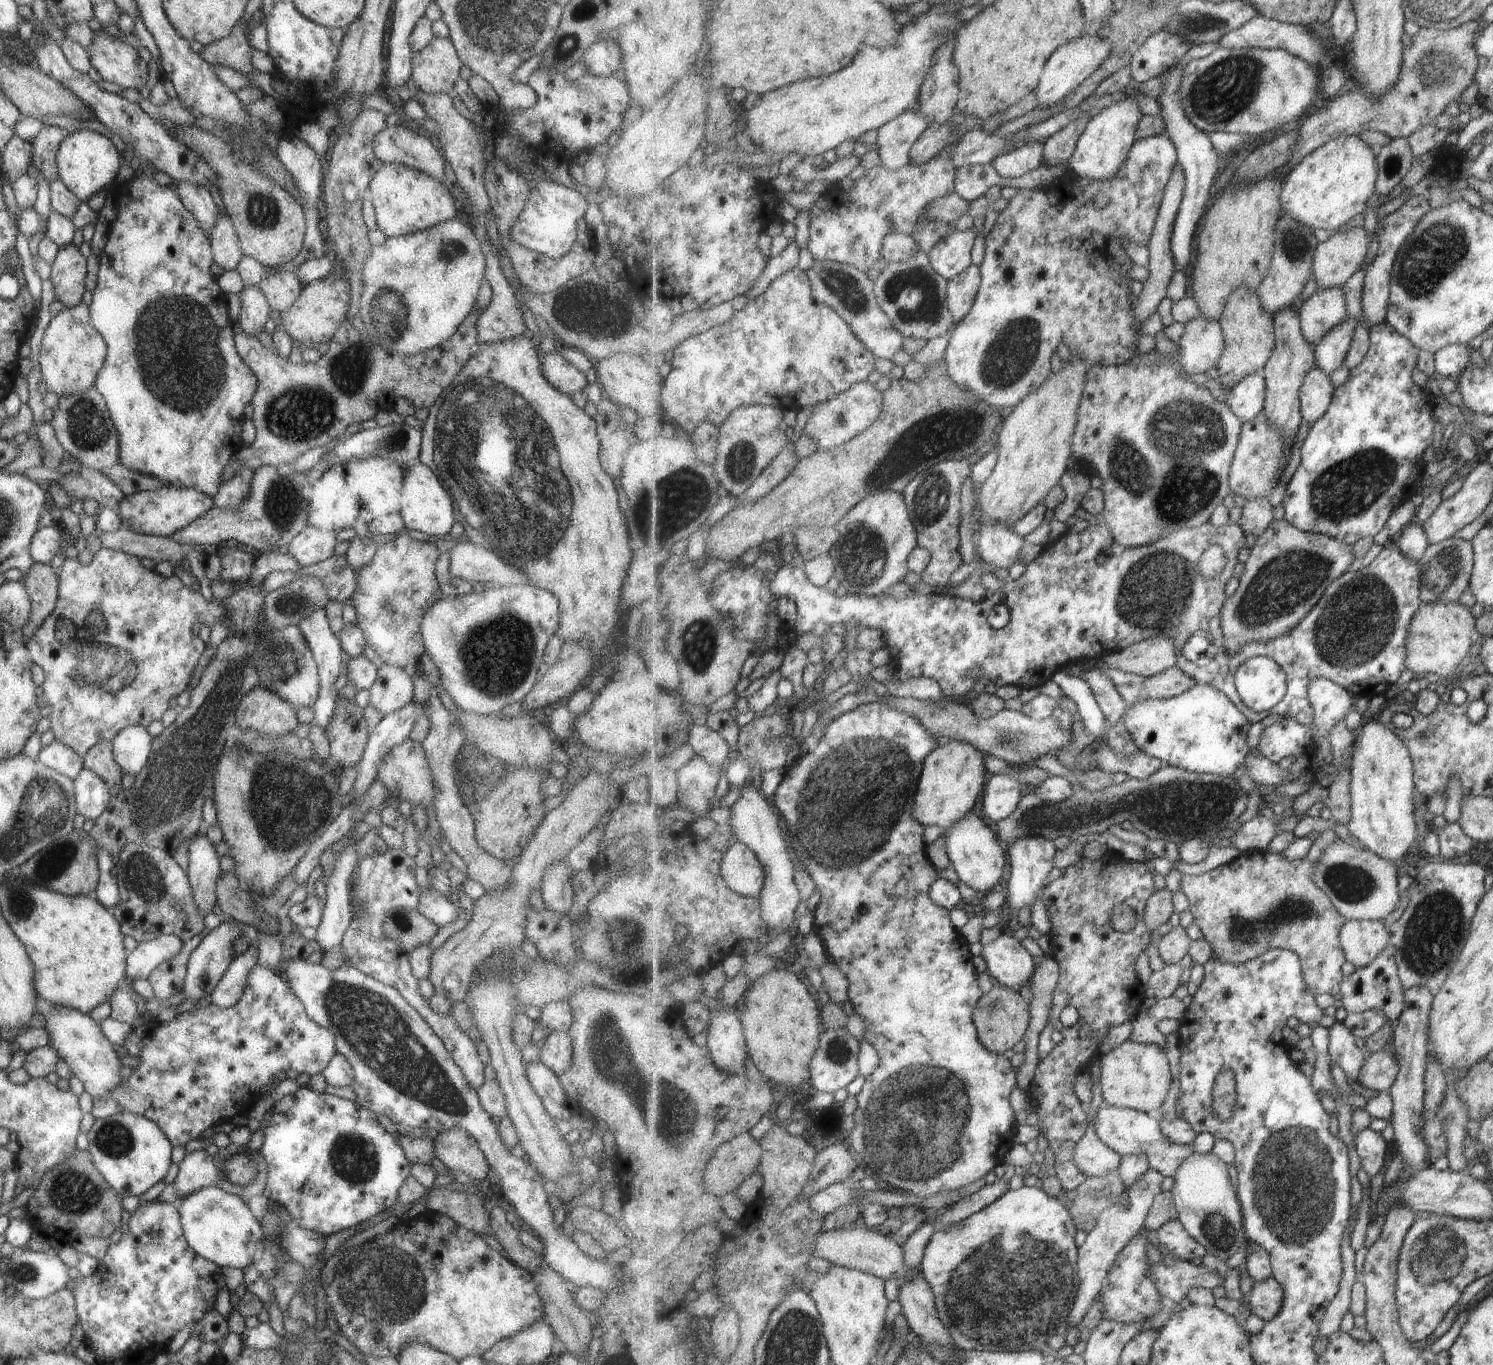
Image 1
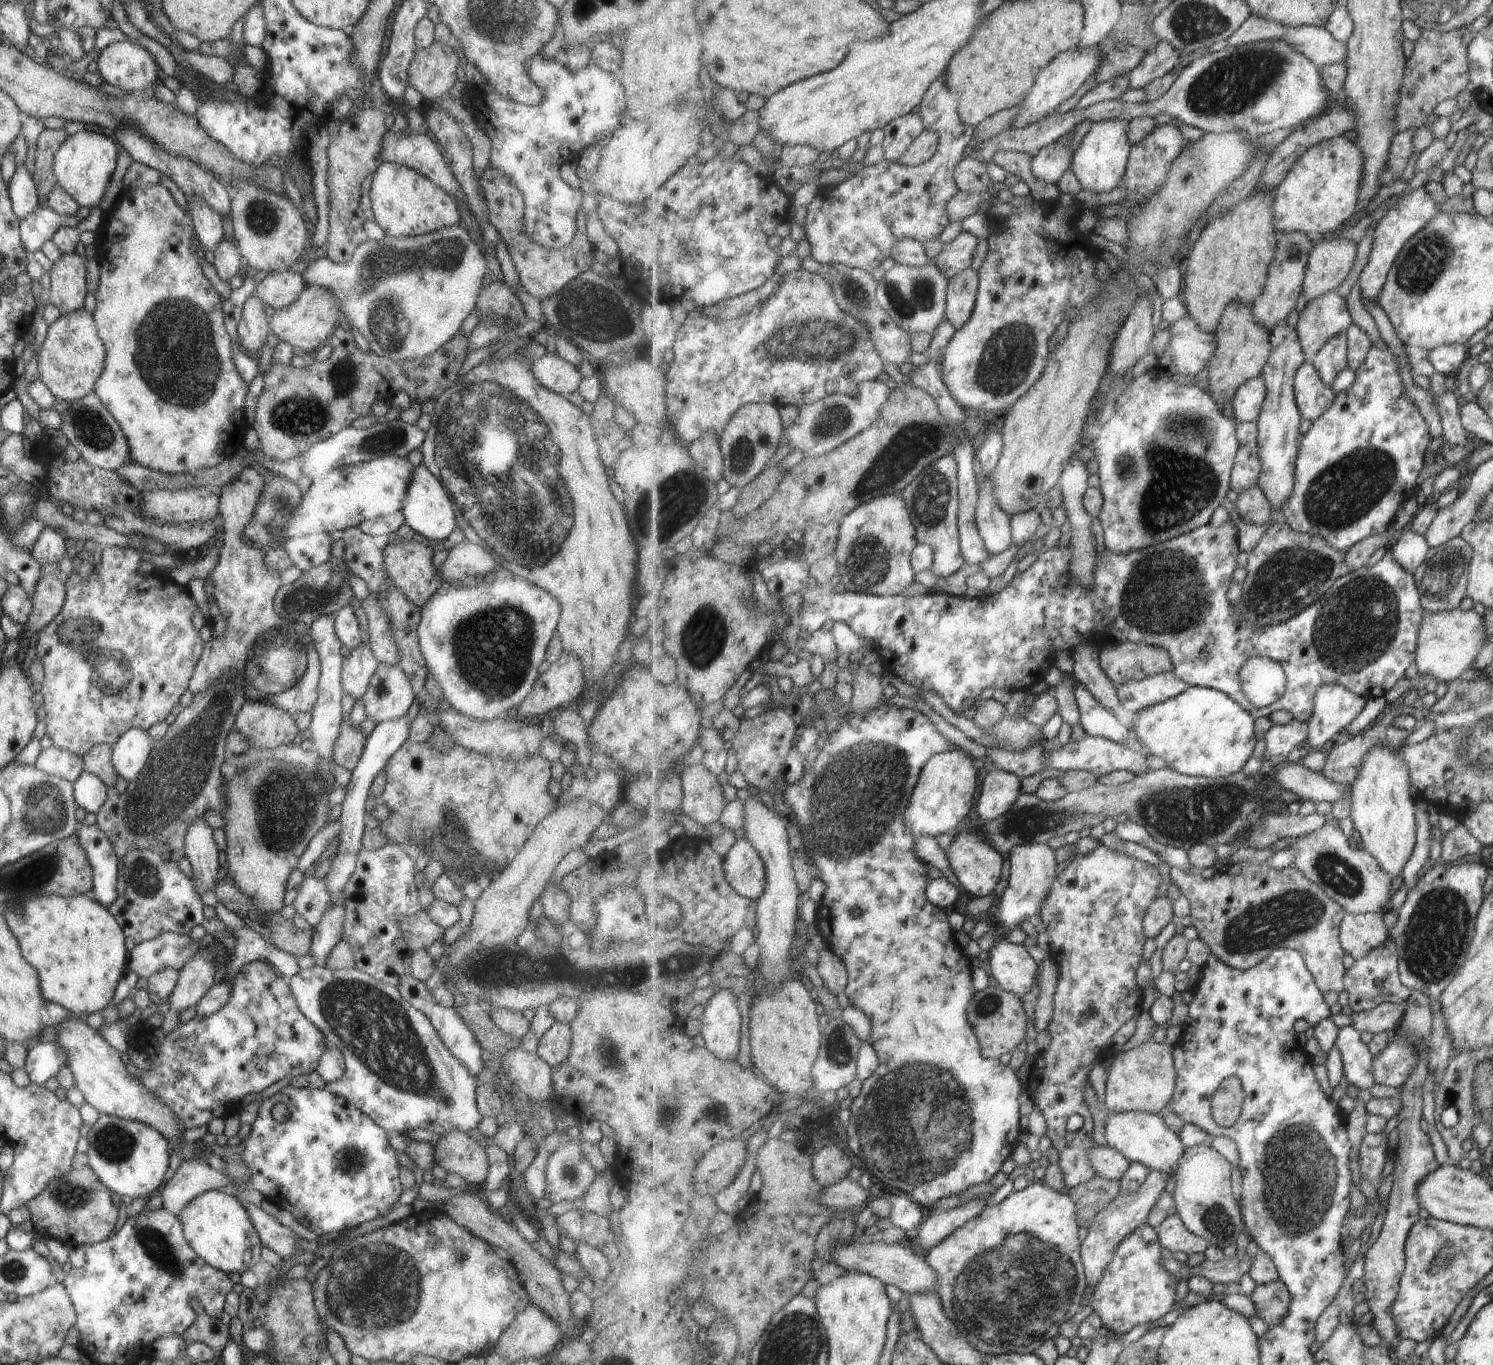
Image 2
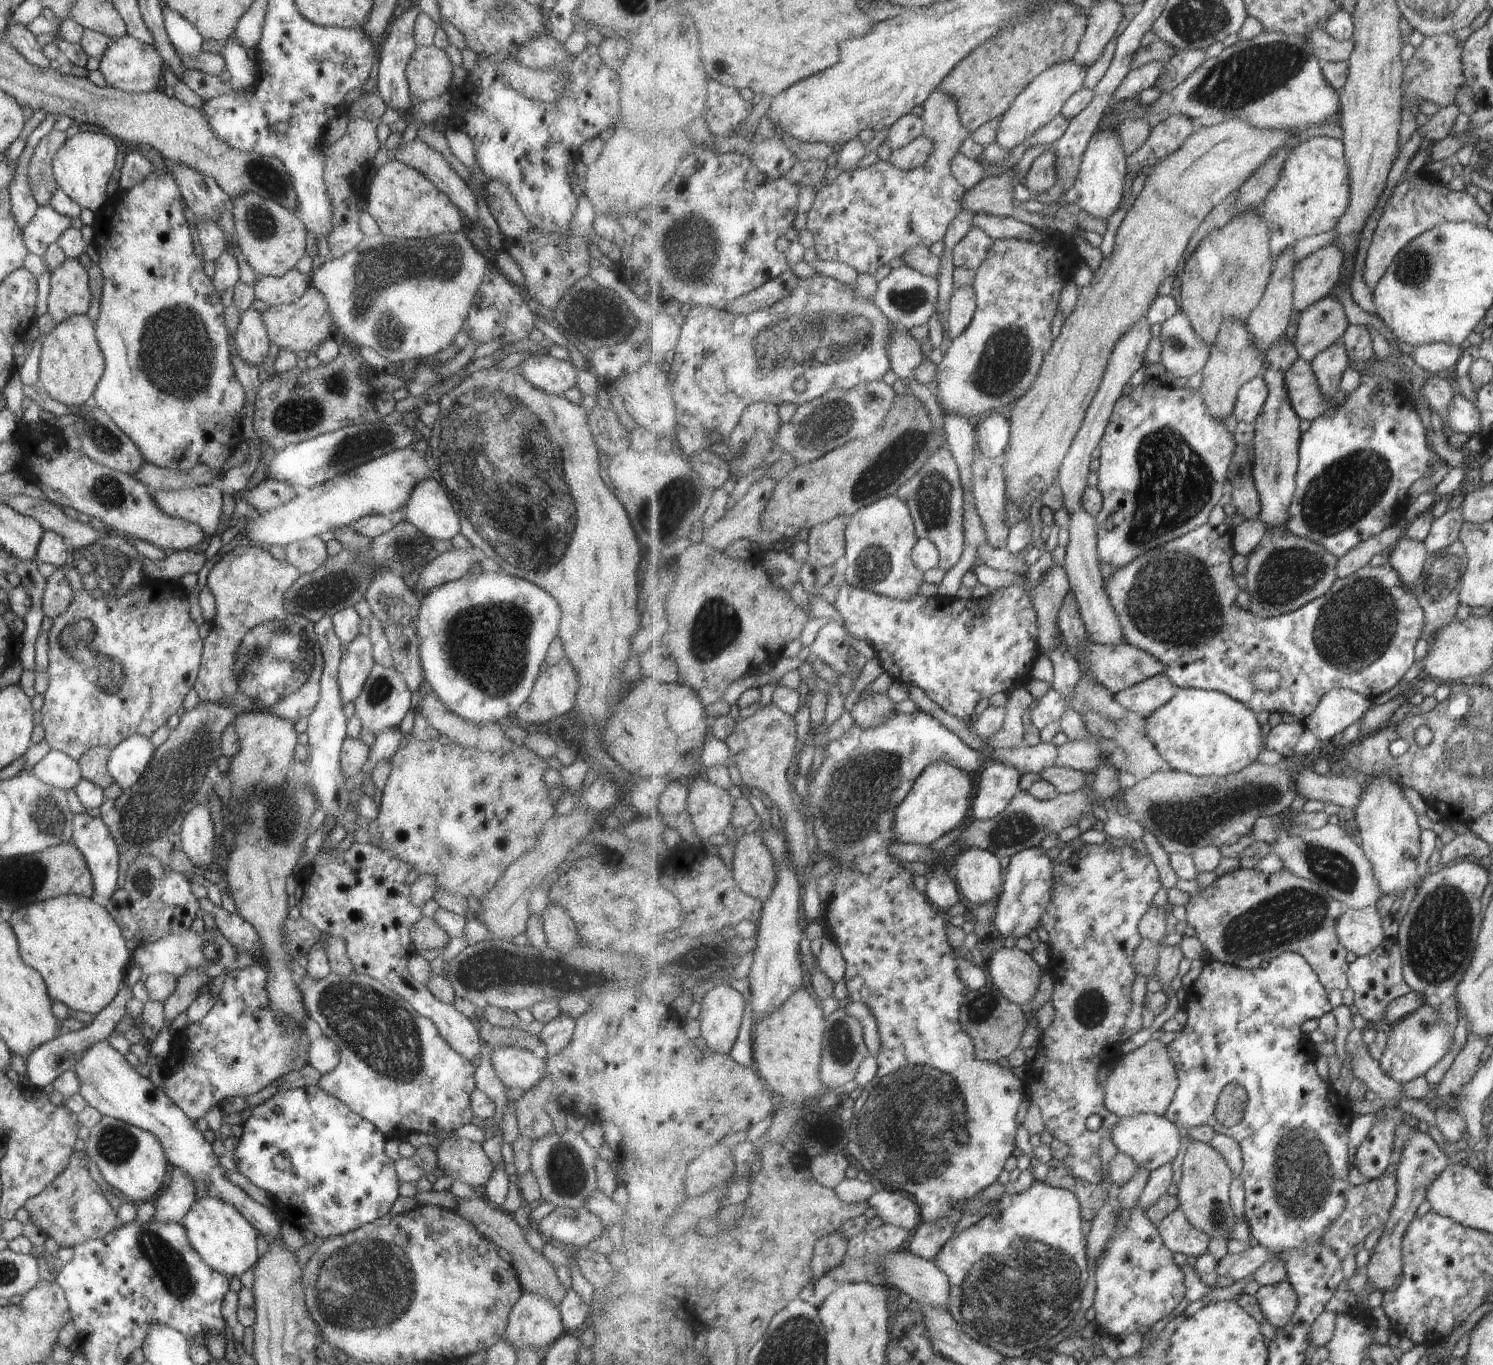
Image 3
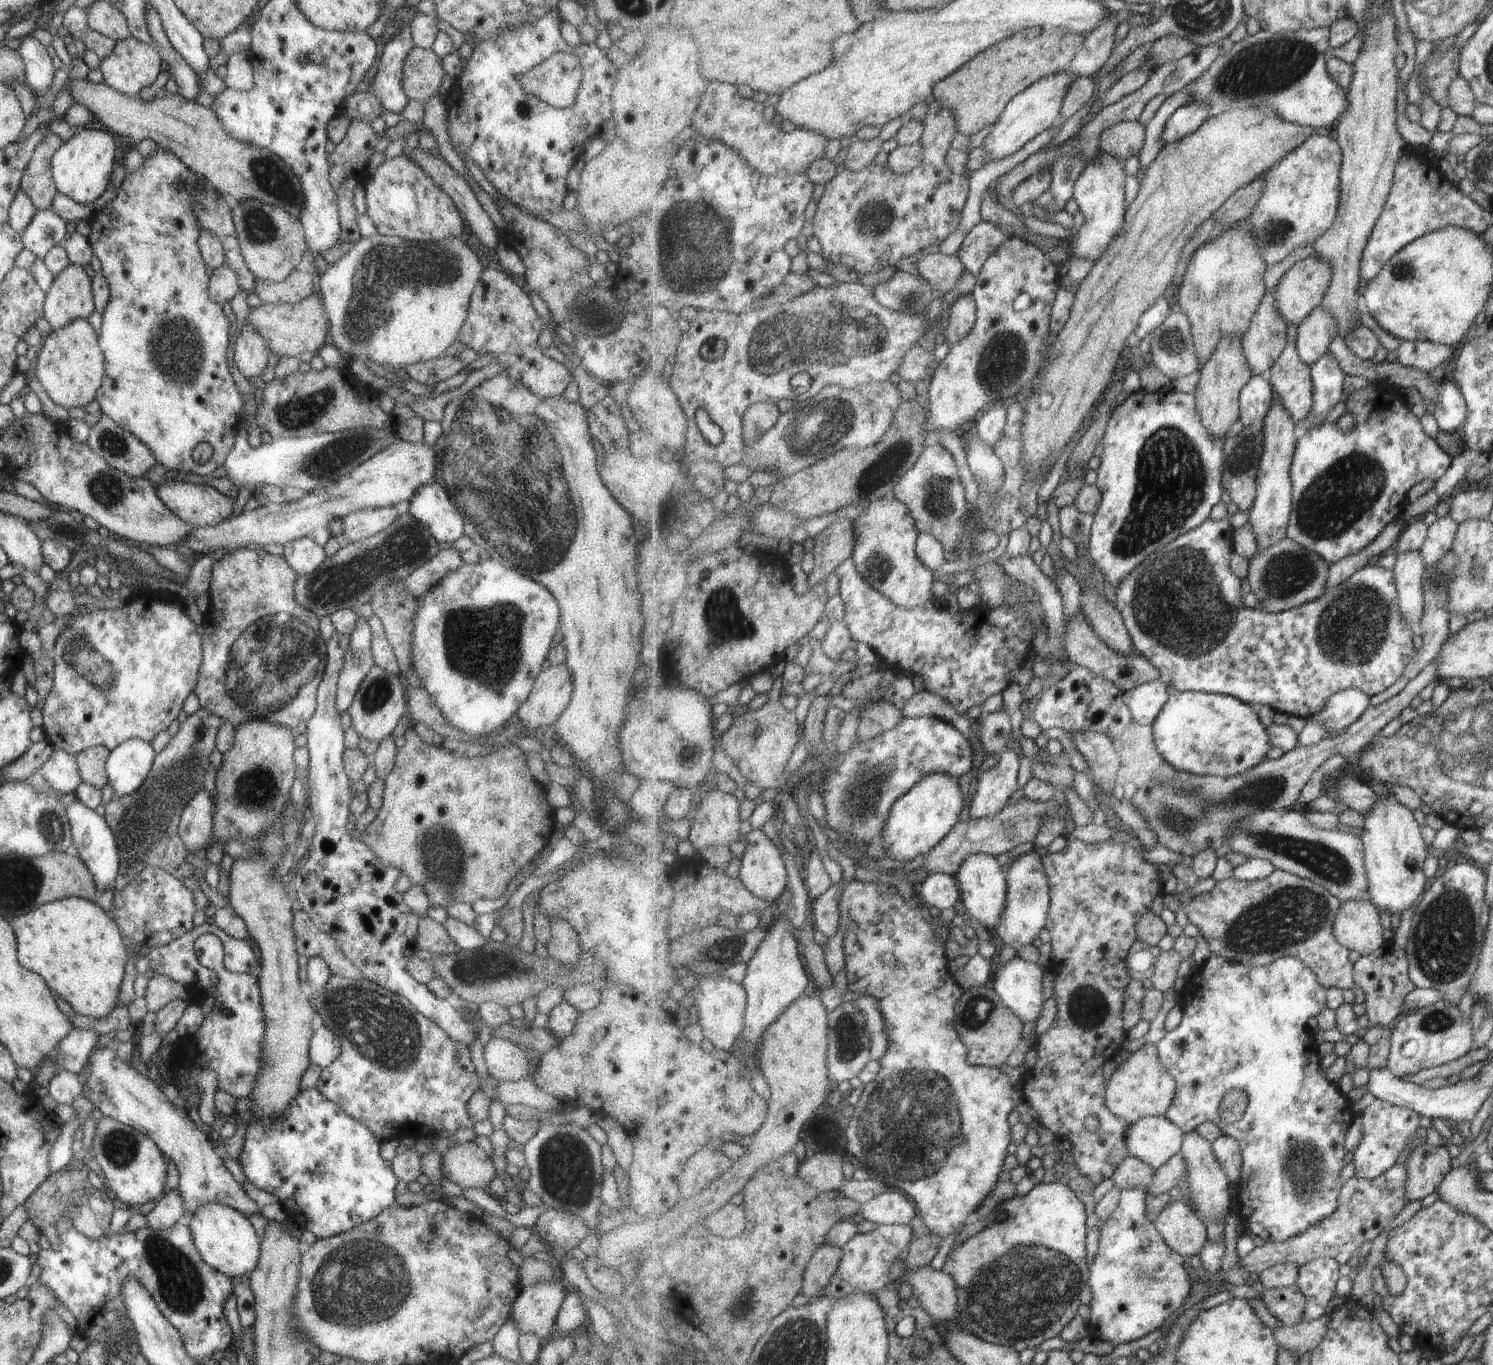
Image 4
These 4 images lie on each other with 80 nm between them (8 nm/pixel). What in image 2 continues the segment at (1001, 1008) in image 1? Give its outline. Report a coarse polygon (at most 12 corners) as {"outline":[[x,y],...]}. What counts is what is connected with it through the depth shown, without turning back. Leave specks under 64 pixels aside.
{"outline":[[977,991],[968,1020],[982,1053],[998,1059],[1027,1036],[1016,994]]}

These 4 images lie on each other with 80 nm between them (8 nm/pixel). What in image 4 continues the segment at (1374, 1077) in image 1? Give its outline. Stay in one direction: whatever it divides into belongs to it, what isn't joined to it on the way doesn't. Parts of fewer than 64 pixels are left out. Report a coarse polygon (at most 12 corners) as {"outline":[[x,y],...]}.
{"outline":[[1439,1001],[1402,1013],[1388,1066],[1403,1078],[1461,1058],[1470,1020]]}

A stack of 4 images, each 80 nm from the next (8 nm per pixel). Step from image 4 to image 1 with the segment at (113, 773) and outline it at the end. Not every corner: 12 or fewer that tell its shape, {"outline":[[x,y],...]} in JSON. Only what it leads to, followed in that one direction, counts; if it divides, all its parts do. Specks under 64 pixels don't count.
{"outline":[[125,725],[110,740],[122,772],[136,775],[147,762],[152,738]]}

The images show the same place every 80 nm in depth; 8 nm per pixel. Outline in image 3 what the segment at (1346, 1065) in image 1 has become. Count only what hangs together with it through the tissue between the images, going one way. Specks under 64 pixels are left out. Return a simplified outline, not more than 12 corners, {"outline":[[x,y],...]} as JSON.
{"outline":[[1363,1030],[1346,1038],[1352,1074],[1381,1098],[1402,1099],[1401,1083],[1383,1072],[1363,1042]]}

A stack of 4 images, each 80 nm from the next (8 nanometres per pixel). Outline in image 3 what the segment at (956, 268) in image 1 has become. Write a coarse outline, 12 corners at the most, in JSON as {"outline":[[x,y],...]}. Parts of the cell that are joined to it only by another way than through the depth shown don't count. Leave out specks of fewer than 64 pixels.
{"outline":[[971,229],[951,249],[953,266],[977,272],[994,239]]}

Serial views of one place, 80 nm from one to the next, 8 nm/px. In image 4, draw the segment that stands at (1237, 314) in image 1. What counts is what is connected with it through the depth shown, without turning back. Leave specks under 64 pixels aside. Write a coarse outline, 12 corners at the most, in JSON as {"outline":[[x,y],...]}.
{"outline":[[1226,336],[1195,391],[1203,424],[1225,440],[1254,378],[1242,340]]}

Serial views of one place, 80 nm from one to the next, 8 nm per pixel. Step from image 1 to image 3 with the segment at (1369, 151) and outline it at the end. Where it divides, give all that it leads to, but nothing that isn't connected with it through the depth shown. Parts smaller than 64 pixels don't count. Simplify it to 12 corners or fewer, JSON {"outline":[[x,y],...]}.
{"outline":[[1341,139],[1297,146],[1261,213],[1273,258],[1350,206]]}

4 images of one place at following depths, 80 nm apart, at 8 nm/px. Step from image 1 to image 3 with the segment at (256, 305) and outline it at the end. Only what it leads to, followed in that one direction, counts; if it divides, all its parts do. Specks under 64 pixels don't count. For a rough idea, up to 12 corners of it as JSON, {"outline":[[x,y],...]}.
{"outline":[[240,313],[234,336],[237,354],[259,366],[268,334],[261,313]]}

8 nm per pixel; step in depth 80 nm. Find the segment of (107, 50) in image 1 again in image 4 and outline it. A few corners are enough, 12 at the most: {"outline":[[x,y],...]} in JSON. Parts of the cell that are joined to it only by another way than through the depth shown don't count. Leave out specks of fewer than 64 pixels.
{"outline":[[129,36],[98,66],[103,83],[137,95],[159,74],[153,44]]}

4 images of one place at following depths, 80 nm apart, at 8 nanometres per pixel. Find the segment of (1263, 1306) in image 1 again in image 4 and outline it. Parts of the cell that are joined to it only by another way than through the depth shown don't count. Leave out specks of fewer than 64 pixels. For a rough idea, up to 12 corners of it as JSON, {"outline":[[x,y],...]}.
{"outline":[[1297,1284],[1264,1288],[1261,1300],[1289,1327],[1302,1322],[1306,1298]]}

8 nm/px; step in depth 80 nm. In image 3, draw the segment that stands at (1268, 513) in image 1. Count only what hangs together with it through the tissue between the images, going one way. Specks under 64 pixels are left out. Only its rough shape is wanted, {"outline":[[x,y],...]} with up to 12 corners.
{"outline":[[1238,444],[1226,486],[1236,512],[1259,521],[1254,444]]}

